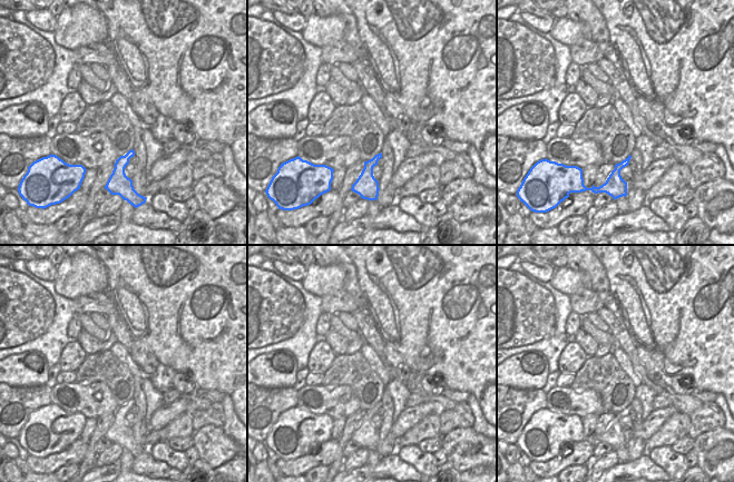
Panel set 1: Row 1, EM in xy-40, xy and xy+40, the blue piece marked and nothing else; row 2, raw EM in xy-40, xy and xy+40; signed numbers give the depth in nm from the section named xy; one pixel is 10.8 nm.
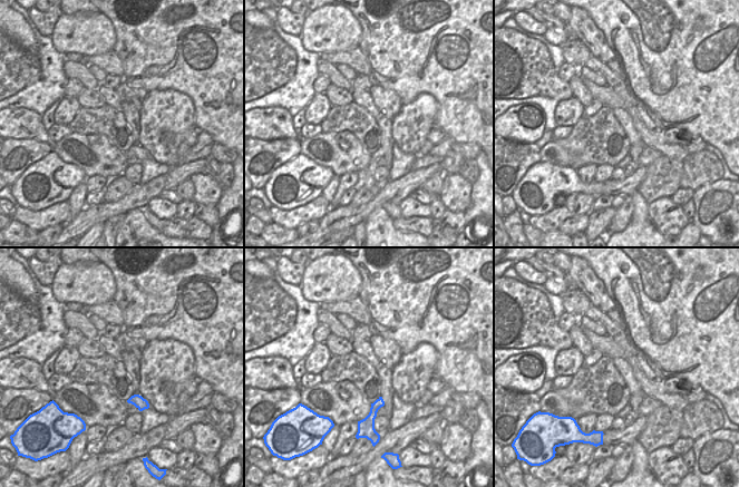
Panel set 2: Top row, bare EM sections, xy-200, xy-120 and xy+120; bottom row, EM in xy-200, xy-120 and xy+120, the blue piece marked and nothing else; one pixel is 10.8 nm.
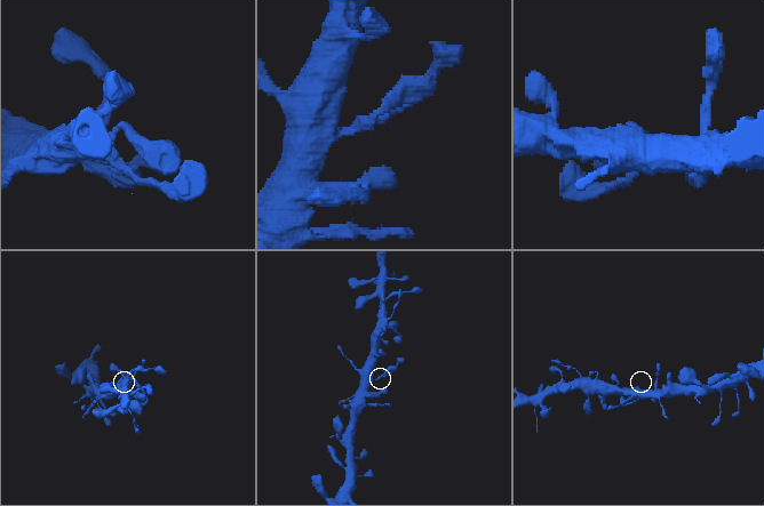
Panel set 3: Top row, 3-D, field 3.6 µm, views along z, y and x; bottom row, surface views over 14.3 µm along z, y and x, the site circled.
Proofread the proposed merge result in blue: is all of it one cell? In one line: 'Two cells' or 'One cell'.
One cell

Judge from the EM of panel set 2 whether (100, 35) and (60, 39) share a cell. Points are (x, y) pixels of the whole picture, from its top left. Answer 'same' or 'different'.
same

